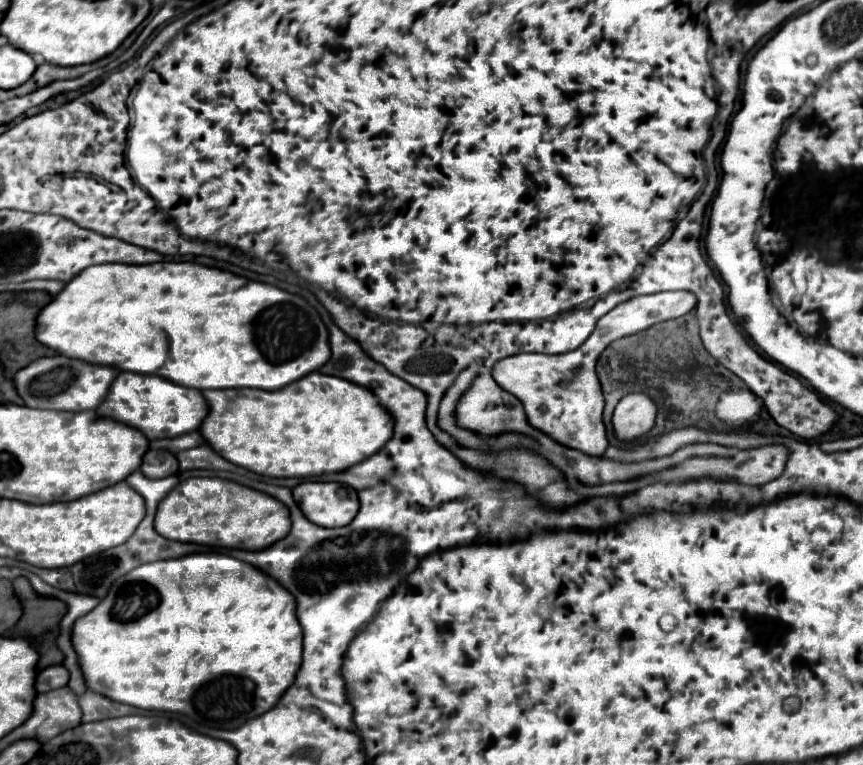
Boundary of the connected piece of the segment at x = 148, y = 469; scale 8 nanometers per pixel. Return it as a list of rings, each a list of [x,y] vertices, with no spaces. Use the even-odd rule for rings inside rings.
[[[148,450],[144,454],[140,472],[152,480],[158,478],[166,478],[166,476],[174,476],[178,474],[178,464],[176,464],[176,456],[166,452],[166,450]]]

